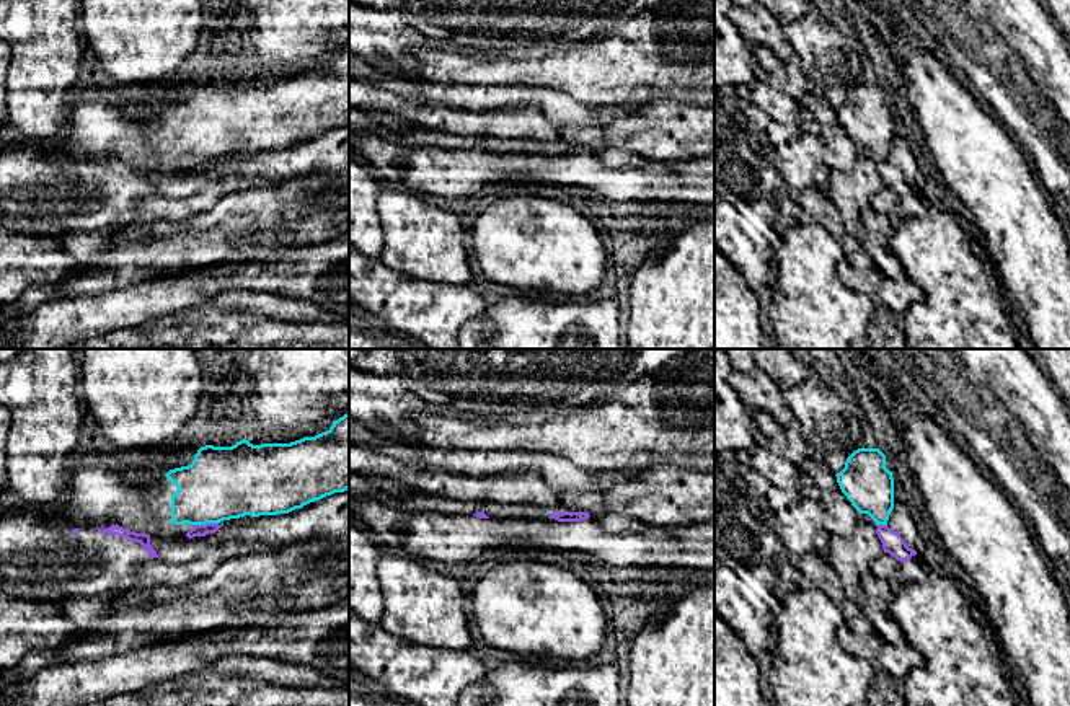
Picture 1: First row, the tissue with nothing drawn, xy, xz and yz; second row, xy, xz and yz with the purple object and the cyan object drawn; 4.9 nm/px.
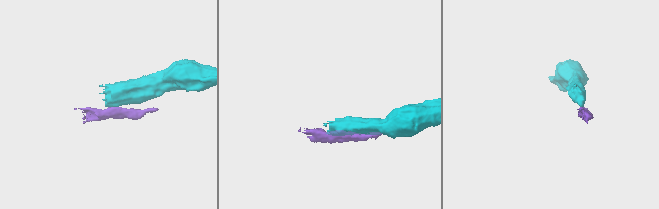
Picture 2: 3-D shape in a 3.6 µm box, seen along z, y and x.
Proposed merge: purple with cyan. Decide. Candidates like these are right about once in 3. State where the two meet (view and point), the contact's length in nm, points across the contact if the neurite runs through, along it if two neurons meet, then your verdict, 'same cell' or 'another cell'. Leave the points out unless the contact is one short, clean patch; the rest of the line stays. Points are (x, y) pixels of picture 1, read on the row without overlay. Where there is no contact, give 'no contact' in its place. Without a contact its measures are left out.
meets purple in xy at (206, 158); contact 110 nm long; another cell

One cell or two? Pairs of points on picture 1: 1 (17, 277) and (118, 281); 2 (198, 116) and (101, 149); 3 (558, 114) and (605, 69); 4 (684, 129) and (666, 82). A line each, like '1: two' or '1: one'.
1: two
2: one
3: two
4: two

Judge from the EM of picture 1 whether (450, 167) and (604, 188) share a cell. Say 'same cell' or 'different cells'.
same cell

